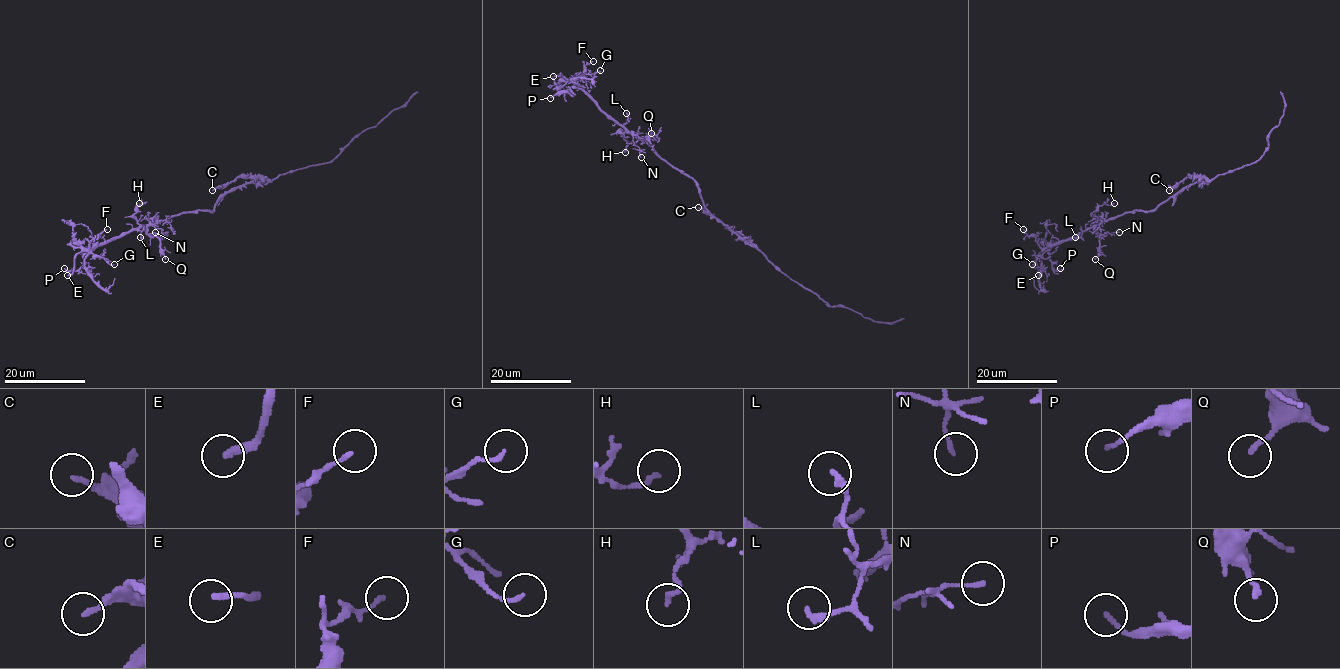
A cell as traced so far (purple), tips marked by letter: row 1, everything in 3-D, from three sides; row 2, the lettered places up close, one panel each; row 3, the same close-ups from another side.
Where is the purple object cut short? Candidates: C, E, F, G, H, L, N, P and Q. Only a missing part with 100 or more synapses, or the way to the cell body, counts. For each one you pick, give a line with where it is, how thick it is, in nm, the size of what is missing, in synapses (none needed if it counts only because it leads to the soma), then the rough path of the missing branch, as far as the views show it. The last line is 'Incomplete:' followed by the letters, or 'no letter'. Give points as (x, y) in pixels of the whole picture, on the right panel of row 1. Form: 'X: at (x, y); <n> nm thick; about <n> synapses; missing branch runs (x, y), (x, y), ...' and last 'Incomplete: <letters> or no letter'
E: at (1038, 275); 240 nm thick; missing branch runs (1038, 275), (1047, 288), (1059, 295), (1064, 305), (1065, 325)
Incomplete: E

